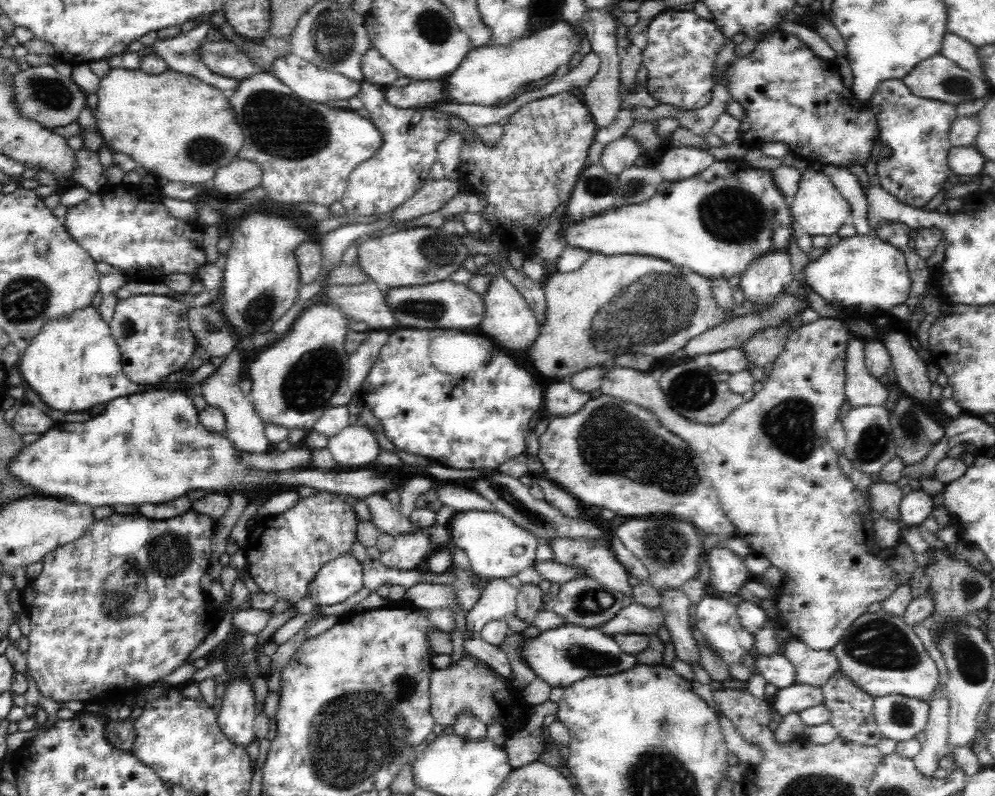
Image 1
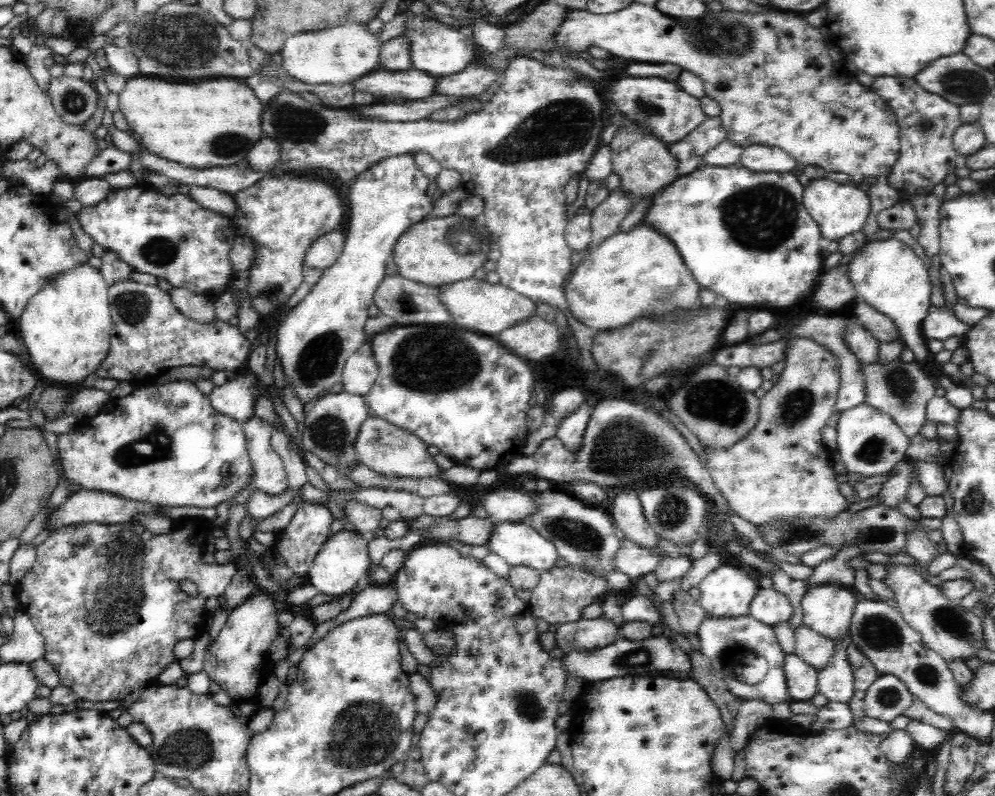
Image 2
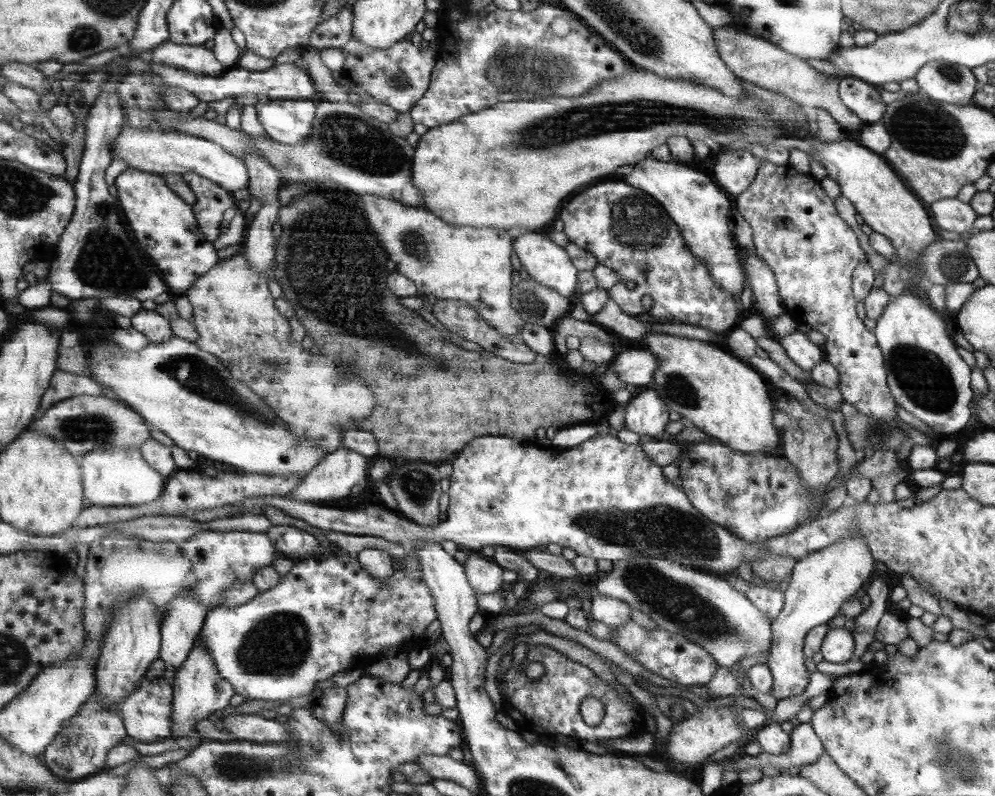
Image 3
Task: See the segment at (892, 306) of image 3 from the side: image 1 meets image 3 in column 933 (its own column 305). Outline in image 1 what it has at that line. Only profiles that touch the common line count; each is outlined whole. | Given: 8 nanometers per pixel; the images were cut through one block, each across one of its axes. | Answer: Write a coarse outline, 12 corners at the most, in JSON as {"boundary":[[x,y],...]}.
{"boundary":[[308,305],[250,364],[262,424],[309,433],[348,407],[348,322]]}

